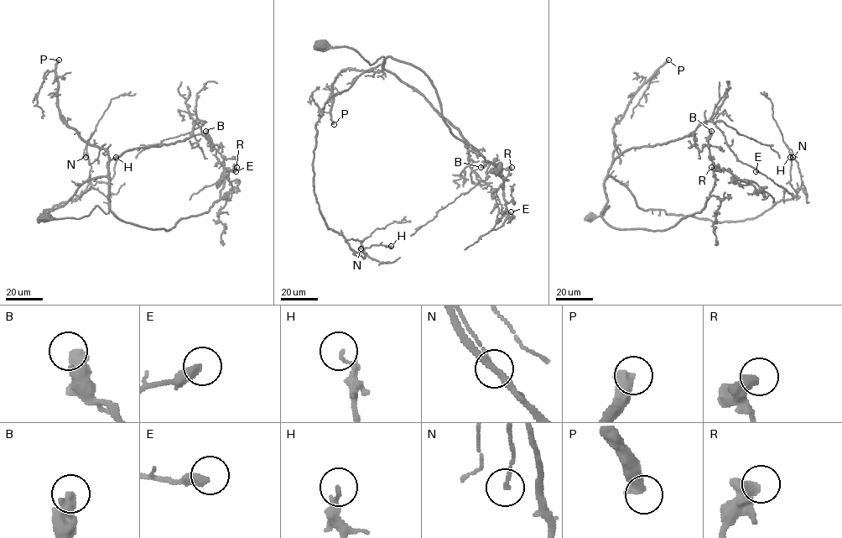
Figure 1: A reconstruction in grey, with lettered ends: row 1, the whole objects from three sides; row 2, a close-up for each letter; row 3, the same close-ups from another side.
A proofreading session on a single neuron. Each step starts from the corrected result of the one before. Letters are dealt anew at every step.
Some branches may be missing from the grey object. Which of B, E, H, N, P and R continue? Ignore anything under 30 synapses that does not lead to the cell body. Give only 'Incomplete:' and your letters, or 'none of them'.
Incomplete: P

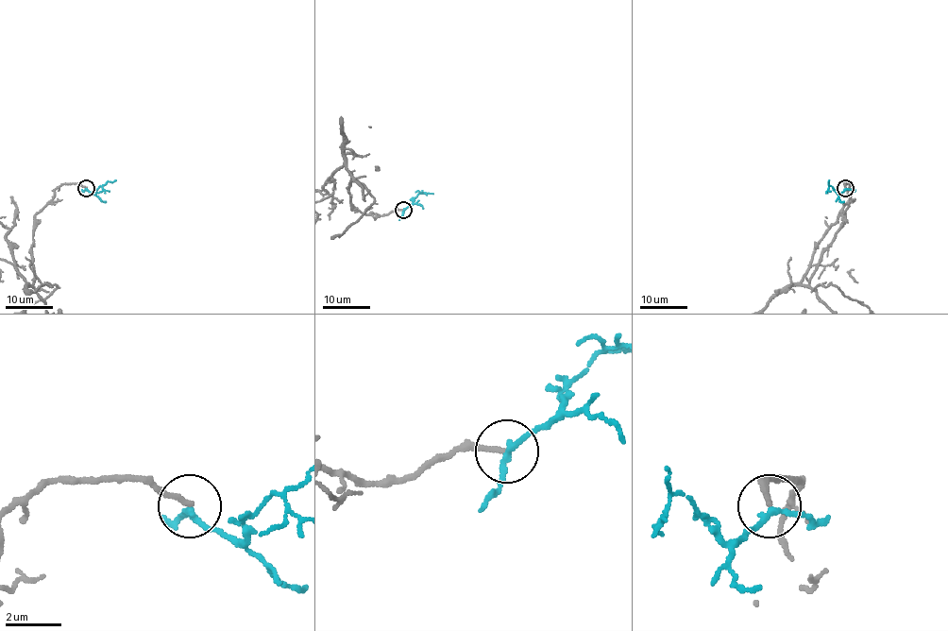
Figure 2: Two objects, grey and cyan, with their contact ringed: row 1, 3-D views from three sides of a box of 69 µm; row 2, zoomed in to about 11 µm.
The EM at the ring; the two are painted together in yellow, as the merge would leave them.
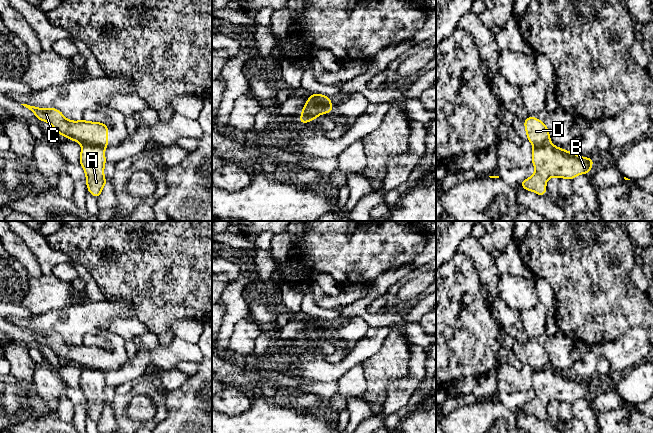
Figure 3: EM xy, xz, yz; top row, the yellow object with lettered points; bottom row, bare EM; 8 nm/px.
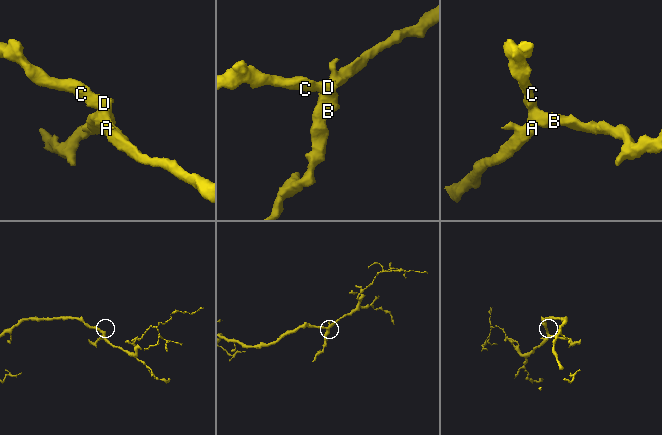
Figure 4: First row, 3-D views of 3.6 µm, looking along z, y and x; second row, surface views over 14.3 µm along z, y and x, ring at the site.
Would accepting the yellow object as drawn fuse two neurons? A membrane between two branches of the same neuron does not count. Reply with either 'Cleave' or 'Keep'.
Cleave

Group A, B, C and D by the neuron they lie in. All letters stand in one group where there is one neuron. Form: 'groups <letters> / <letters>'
groups A B / C D

